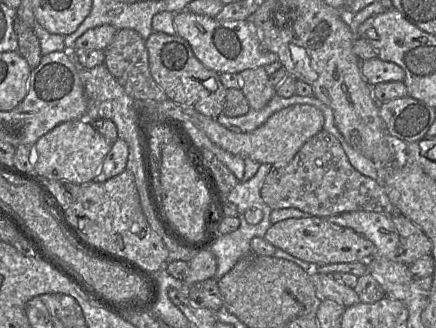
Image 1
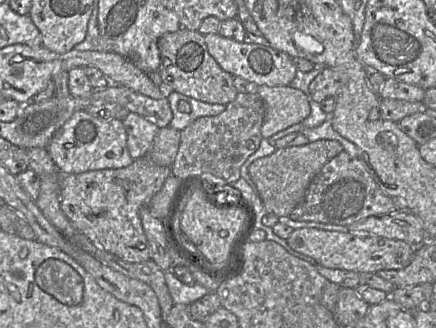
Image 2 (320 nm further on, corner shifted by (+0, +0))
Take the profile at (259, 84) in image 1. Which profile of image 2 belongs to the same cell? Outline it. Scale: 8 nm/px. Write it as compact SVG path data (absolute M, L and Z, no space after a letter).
M261 85L257 93L265 103L265 117L261 127L261 135L265 139L301 123L310 114L309 95L289 85Z

